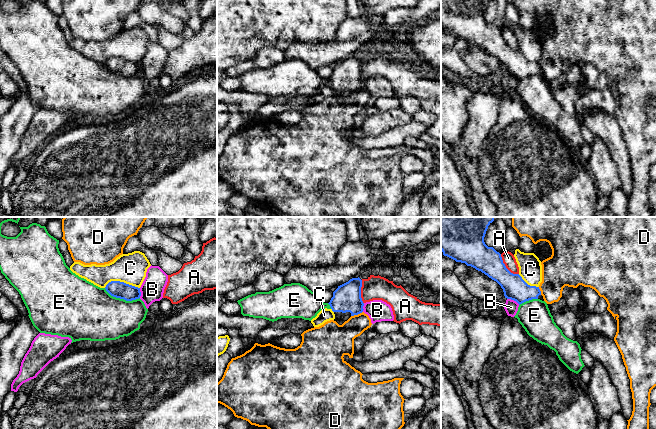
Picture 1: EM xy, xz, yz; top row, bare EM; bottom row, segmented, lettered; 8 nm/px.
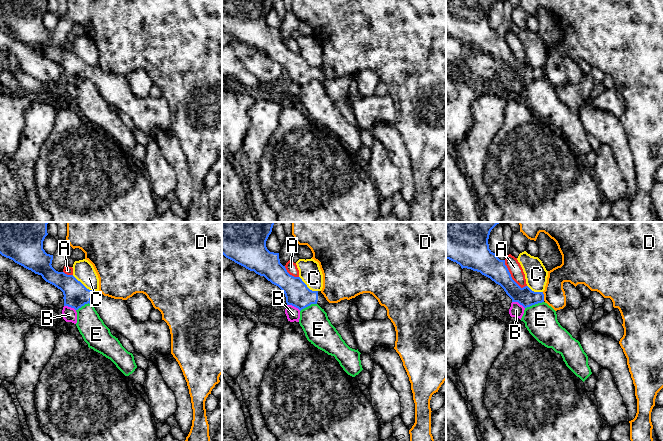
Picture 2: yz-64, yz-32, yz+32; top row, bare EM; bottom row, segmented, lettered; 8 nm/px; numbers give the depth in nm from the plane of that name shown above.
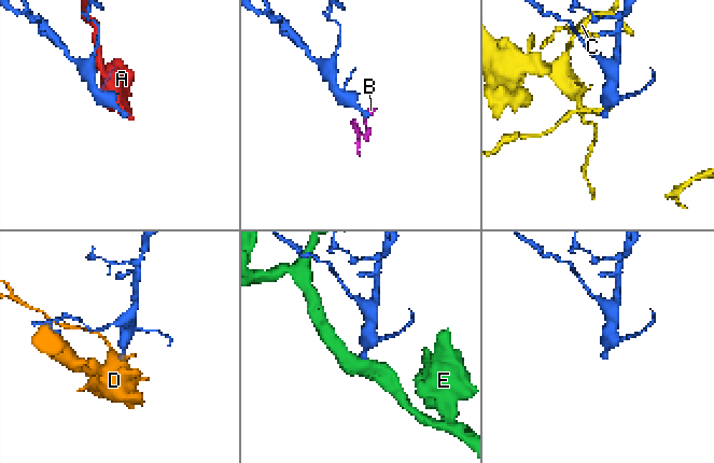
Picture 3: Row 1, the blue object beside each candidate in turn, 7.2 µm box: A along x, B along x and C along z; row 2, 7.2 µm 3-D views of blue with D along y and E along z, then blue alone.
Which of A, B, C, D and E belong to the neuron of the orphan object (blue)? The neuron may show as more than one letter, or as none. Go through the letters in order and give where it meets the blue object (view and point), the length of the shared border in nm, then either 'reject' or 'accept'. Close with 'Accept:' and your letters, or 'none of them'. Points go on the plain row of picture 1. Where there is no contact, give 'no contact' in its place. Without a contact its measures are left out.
A: yz (505, 43) | 220 nm | reject
B: yz (513, 75) | 120 nm | reject
C: xy (122, 58) | 280 nm | reject
D: xz (356, 90) | 100 nm | reject
E: xy (122, 74) | 300 nm | reject
Accept: none of them

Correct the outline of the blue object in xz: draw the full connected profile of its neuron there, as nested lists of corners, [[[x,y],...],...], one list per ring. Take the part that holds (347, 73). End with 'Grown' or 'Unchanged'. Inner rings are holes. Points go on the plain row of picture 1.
[[[352,54],[348,58],[338,62],[333,68],[333,73],[328,79],[335,90],[335,95],[342,101],[351,92],[363,88],[364,79],[361,74],[362,56]]]. Grown

